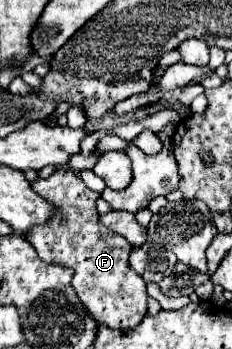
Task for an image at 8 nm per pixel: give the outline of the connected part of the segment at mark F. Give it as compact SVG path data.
M64 166L56 168L50 178L34 180L30 184L38 196L50 200L50 204L60 210L60 218L64 218L48 220L48 224L36 226L32 232L24 234L24 238L36 248L38 258L76 270L72 286L98 324L106 324L110 328L134 328L148 310L146 284L128 264L128 254L132 250L130 242L100 224L96 210L100 194L90 190L70 168Z

